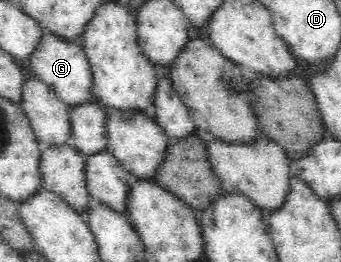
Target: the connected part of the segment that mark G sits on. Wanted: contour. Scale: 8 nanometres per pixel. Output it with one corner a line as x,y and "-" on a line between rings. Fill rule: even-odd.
43,31
26,60
30,61
35,77
49,86
67,107
94,101
90,66
78,41
68,41
58,34

